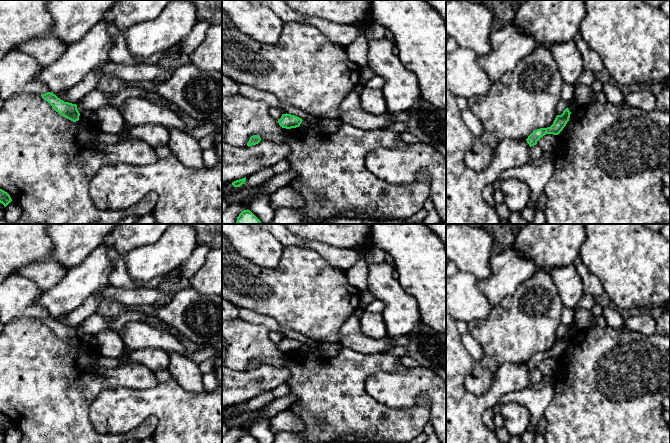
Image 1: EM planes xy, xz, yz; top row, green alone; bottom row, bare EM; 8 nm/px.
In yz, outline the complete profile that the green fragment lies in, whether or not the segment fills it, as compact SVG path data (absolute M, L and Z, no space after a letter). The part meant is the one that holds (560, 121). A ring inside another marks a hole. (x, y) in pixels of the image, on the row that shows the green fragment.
M566 108L561 115L557 115L553 124L547 128L534 130L526 139L529 146L534 146L537 141L546 134L558 135L569 121L571 112Z

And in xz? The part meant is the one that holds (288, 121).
M282 114L281 118L278 120L279 125L282 128L291 129L299 127L302 123L302 119L291 114Z

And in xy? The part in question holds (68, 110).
M51 92L41 94L41 96L61 116L63 116L73 122L76 122L79 120L80 113L77 109L76 104L64 102L63 100L61 100L60 98L58 98L55 94L51 93Z

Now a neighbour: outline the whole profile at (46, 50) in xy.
M47 35L24 42L22 45L15 47L15 50L34 57L43 67L56 62L66 51L67 47L67 43L60 41L54 36Z

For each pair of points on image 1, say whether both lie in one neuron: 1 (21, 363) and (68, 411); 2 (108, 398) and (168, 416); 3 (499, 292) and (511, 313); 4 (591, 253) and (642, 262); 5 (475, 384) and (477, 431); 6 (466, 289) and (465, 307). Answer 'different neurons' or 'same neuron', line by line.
1: same neuron
2: same neuron
3: different neurons
4: same neuron
5: different neurons
6: same neuron

